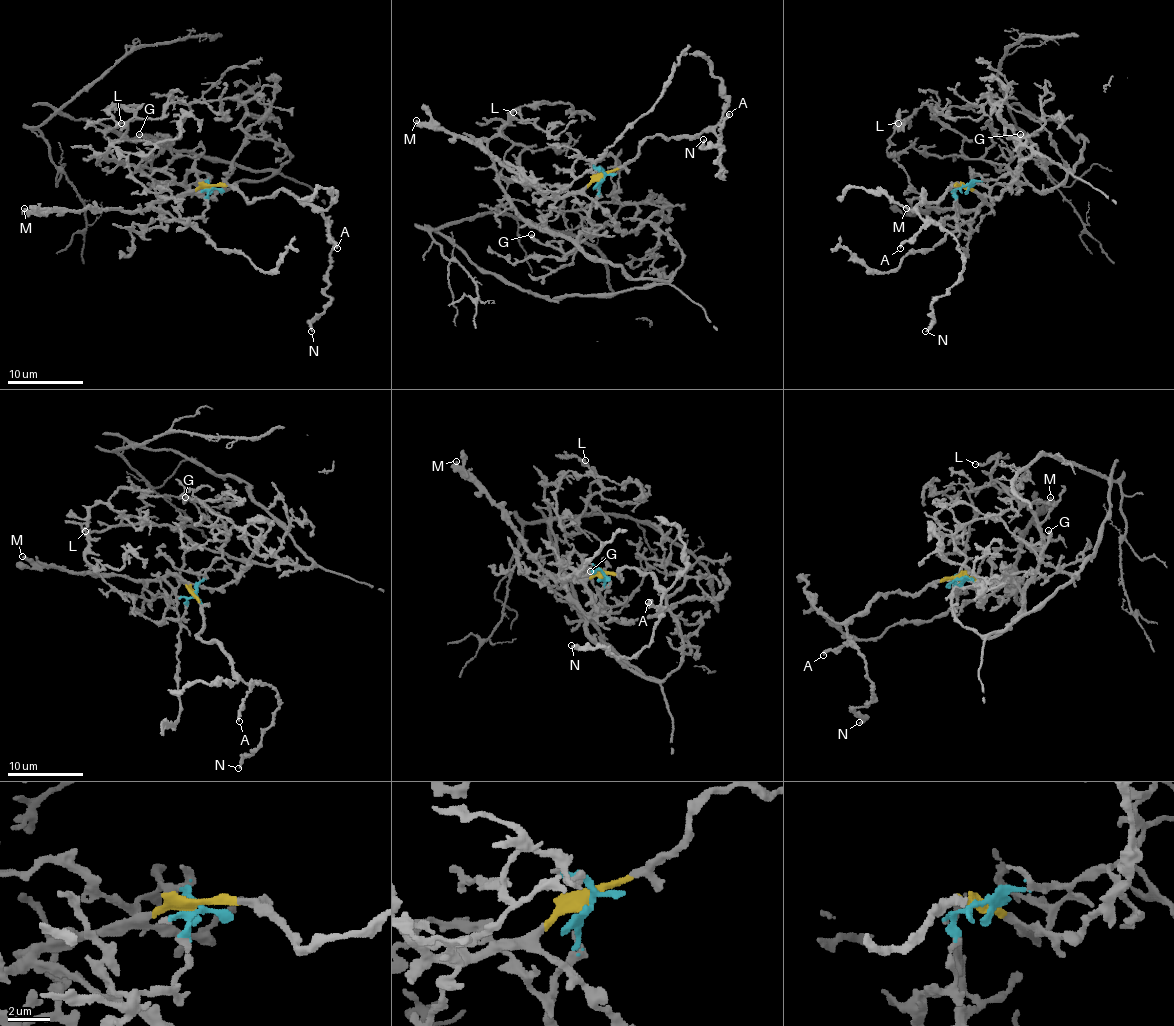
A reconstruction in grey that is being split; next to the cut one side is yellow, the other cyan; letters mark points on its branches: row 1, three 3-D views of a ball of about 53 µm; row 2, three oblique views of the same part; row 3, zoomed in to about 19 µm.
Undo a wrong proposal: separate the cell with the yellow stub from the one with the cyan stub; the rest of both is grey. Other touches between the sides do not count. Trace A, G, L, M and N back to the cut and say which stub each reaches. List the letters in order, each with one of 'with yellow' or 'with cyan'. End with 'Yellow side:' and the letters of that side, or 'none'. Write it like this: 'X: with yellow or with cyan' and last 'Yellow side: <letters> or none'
A: with yellow
G: with cyan
L: with cyan
M: with yellow
N: with yellow
Yellow side: A, M, N

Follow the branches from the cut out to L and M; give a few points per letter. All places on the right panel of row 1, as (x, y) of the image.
L: (964, 186), (1016, 170), (1025, 180), (1003, 165), (966, 157), (964, 140), (926, 106), (898, 123)
M: (964, 186), (982, 199), (972, 210), (913, 212), (905, 208)

